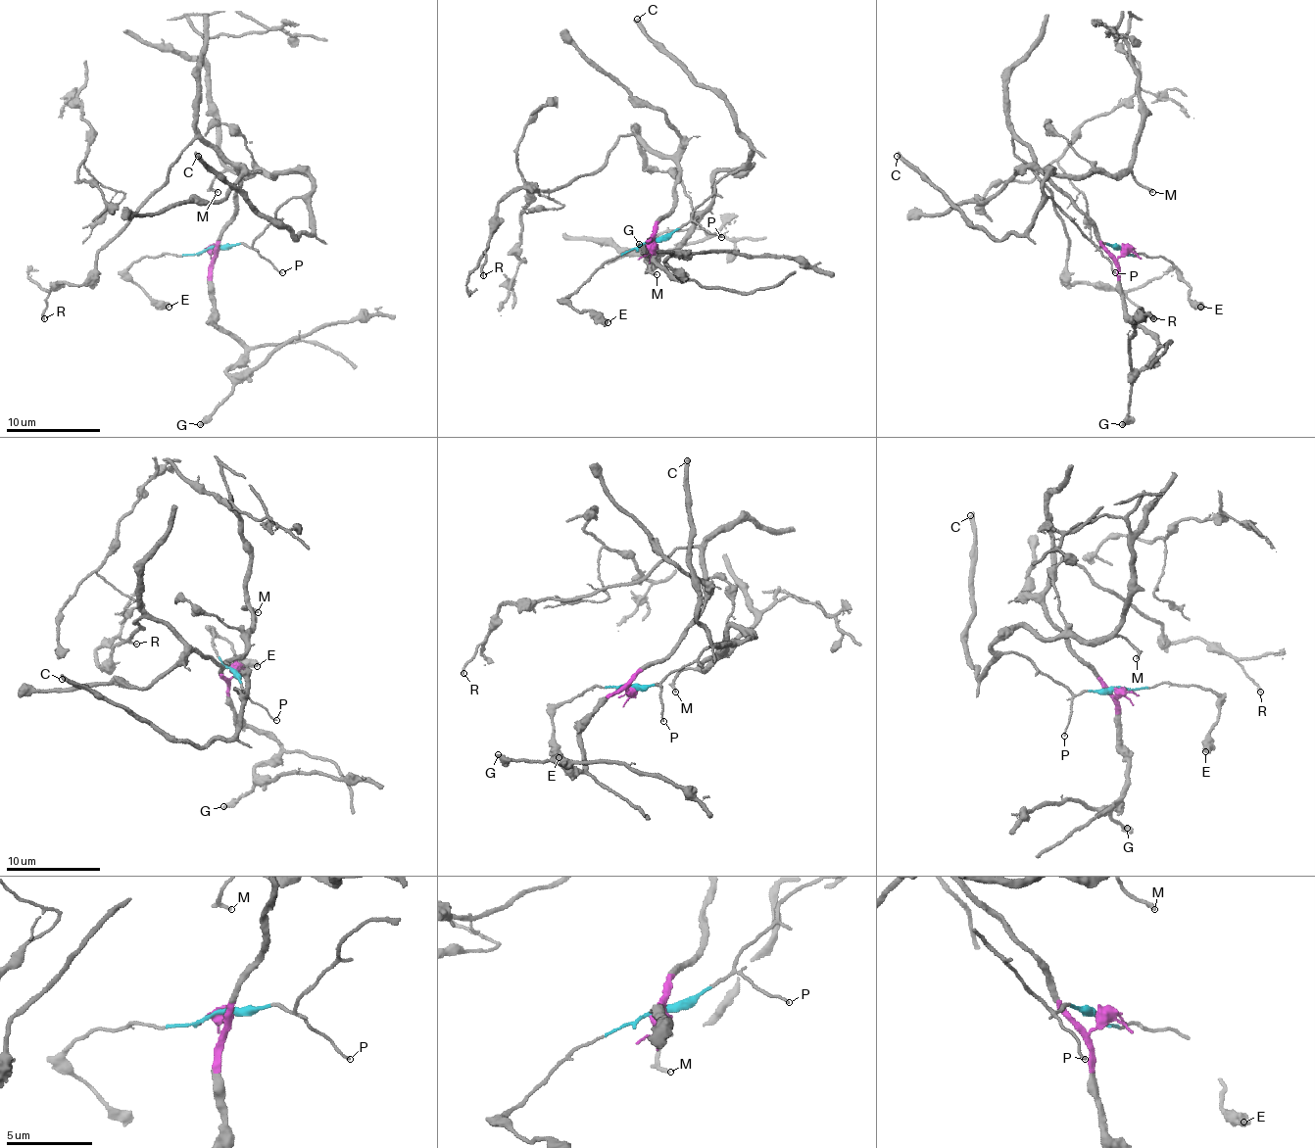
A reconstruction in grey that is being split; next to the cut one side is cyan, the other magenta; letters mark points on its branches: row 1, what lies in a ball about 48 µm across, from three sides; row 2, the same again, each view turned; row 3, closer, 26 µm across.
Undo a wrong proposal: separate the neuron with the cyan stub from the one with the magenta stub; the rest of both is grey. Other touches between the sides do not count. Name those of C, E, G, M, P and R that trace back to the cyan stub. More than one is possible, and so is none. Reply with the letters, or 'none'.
C, E, M, P

